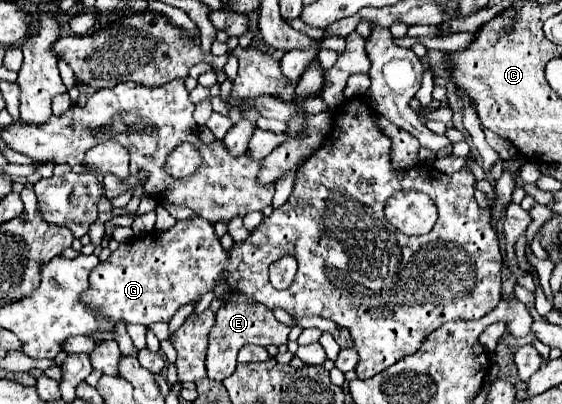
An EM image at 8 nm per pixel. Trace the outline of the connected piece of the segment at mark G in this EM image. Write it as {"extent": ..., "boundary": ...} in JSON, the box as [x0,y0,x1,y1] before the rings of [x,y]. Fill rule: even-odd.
{"extent":[79,101,503,379],"boundary":[[[355,101],[355,103],[347,103],[347,113],[349,113],[349,119],[334,119],[333,133],[331,133],[331,139],[327,143],[323,143],[323,147],[319,151],[315,151],[315,155],[311,155],[311,159],[307,159],[307,163],[303,163],[303,167],[299,167],[297,171],[297,181],[293,185],[293,193],[289,195],[289,199],[285,201],[283,207],[275,209],[271,213],[271,217],[263,219],[263,223],[247,237],[247,241],[243,243],[235,243],[231,253],[227,253],[215,231],[213,231],[213,225],[207,221],[207,219],[201,219],[201,217],[195,217],[195,219],[187,219],[187,221],[177,221],[169,231],[151,231],[147,235],[141,235],[141,237],[133,237],[125,243],[121,243],[111,255],[107,261],[101,261],[99,267],[95,267],[89,275],[89,289],[83,291],[83,295],[79,297],[79,301],[87,307],[93,309],[95,317],[99,321],[109,321],[109,323],[119,323],[119,321],[125,321],[127,325],[129,323],[139,323],[139,325],[151,325],[151,323],[157,323],[157,321],[171,321],[171,317],[175,315],[175,311],[189,303],[189,301],[195,301],[195,299],[201,299],[207,291],[213,291],[217,281],[223,277],[223,271],[229,271],[229,275],[225,277],[227,283],[229,283],[229,289],[237,289],[237,291],[243,291],[245,295],[251,295],[251,299],[267,305],[269,309],[275,309],[275,307],[283,307],[289,315],[297,315],[297,317],[303,317],[303,315],[319,315],[323,319],[331,319],[335,325],[343,327],[343,329],[349,329],[351,337],[353,337],[353,345],[359,353],[359,363],[355,365],[355,373],[359,379],[369,379],[373,375],[377,375],[379,371],[391,367],[393,363],[397,363],[401,357],[407,357],[411,353],[415,353],[421,343],[425,341],[425,337],[439,329],[443,323],[451,321],[451,319],[481,319],[483,315],[487,315],[491,309],[495,309],[495,305],[499,303],[501,299],[501,263],[503,263],[503,257],[501,257],[501,251],[499,251],[499,241],[497,241],[497,233],[495,233],[495,227],[491,225],[491,213],[483,207],[477,205],[473,193],[475,193],[475,177],[473,173],[463,167],[461,171],[453,173],[453,175],[445,175],[441,171],[437,171],[433,165],[415,165],[407,171],[397,171],[393,165],[391,165],[391,157],[389,157],[389,149],[391,149],[391,141],[381,133],[379,125],[377,125],[377,117],[373,115],[373,111],[365,105],[365,101]],[[399,189],[415,189],[415,191],[423,191],[427,193],[437,209],[439,209],[439,219],[433,227],[431,233],[423,235],[423,237],[407,237],[403,235],[401,231],[393,229],[385,215],[383,215],[383,207],[385,207],[385,201],[393,195],[393,191],[399,191]],[[285,255],[291,255],[297,259],[297,275],[293,279],[293,283],[285,289],[285,291],[277,291],[273,289],[273,285],[269,283],[269,265],[279,261],[281,257]]]}

